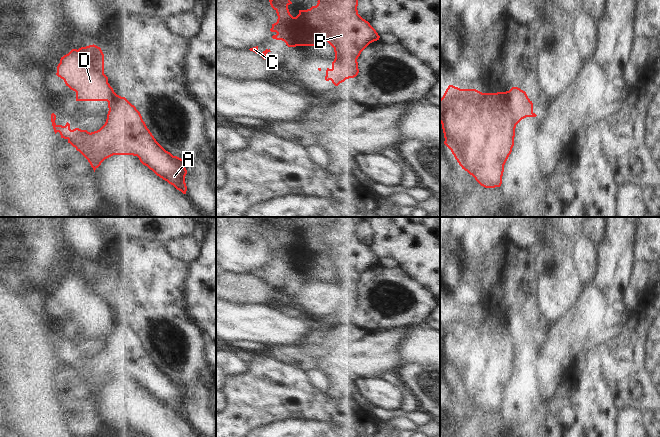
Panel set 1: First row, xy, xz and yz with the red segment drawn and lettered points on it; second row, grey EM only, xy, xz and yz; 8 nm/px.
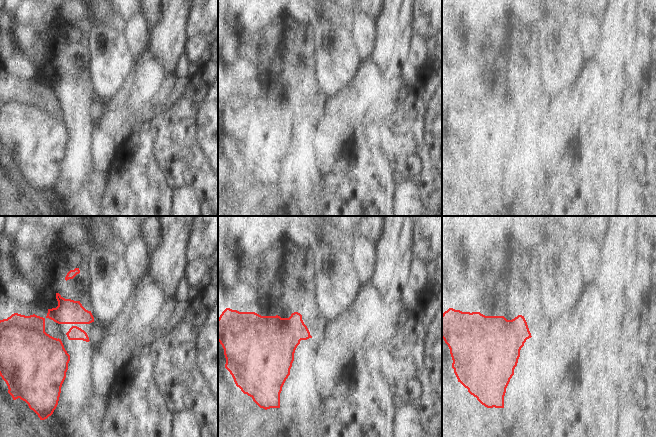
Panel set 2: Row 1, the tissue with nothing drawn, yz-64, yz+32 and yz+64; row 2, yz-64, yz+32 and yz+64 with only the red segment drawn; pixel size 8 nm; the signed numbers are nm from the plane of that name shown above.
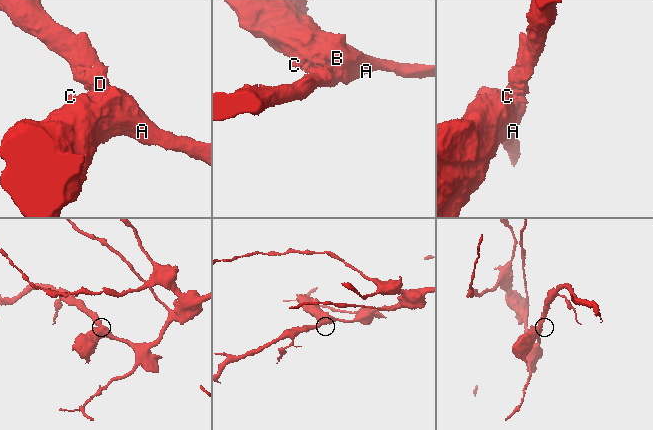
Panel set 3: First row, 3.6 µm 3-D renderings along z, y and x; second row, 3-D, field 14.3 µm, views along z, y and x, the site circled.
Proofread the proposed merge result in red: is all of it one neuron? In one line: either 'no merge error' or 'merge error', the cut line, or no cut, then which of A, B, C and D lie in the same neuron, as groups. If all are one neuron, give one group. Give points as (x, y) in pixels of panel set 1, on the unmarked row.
merge error | yz (497, 316), (520, 344) | A B C / D

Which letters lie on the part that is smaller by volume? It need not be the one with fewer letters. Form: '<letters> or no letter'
D.

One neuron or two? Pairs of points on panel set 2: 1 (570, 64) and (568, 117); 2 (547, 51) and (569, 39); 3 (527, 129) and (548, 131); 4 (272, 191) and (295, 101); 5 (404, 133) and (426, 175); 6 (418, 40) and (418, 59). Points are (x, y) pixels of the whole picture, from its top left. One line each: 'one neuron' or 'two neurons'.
1: two neurons
2: one neuron
3: two neurons
4: two neurons
5: one neuron
6: one neuron

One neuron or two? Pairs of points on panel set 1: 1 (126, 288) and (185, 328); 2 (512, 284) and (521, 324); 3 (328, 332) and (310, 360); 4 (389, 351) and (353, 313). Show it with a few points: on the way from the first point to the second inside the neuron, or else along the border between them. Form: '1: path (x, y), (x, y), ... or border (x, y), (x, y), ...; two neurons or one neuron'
1: path (141, 291), (170, 319); one neuron
2: border (496, 316), (519, 311), (533, 329); two neurons
3: border (295, 344), (316, 345), (321, 349); two neurons
4: border (395, 328), (374, 332), (348, 333); two neurons

